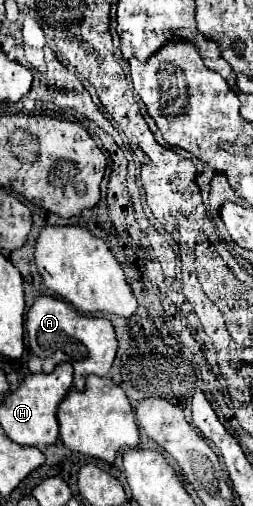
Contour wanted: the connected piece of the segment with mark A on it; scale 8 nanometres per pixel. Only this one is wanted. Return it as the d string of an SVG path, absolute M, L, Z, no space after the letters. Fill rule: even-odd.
M38 297L26 315L26 329L30 339L30 349L42 359L42 367L46 373L52 373L58 363L72 363L74 367L74 387L84 391L88 375L108 375L118 341L114 335L114 327L104 317L82 317L68 303L56 297ZM64 345L64 347L60 347ZM80 349L80 351L78 351Z

